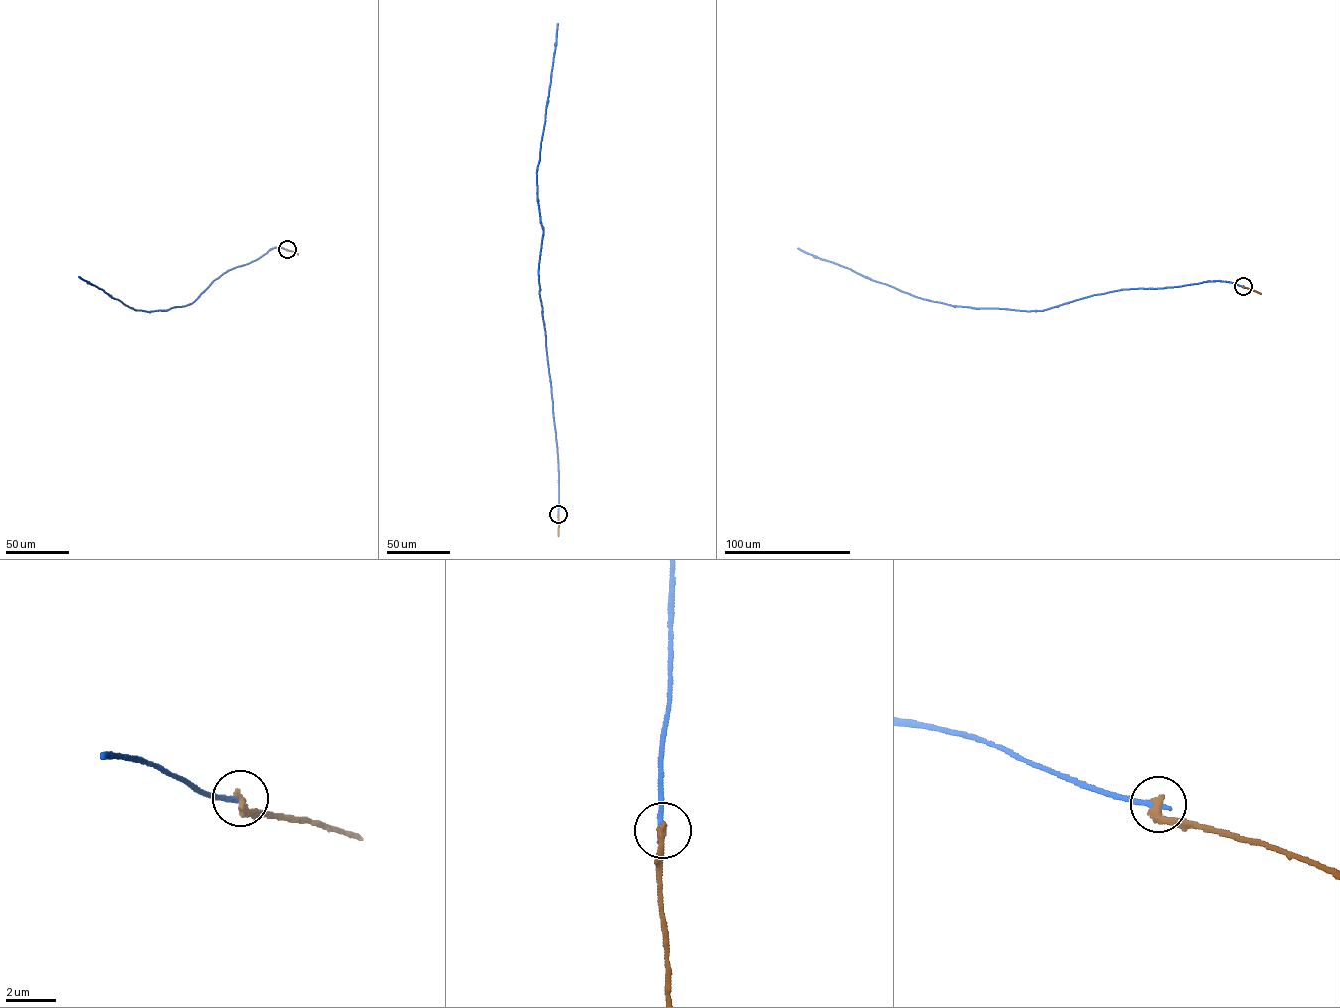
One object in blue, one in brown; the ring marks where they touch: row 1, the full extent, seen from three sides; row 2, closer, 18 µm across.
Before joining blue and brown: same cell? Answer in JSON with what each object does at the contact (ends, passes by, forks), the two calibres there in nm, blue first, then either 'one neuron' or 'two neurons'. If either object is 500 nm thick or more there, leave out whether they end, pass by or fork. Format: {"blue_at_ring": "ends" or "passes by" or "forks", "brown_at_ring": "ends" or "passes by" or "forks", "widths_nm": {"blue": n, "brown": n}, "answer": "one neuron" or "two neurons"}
{"blue_at_ring": "ends", "brown_at_ring": "ends", "widths_nm": {"blue": 220, "brown": 340}, "answer": "two neurons"}

